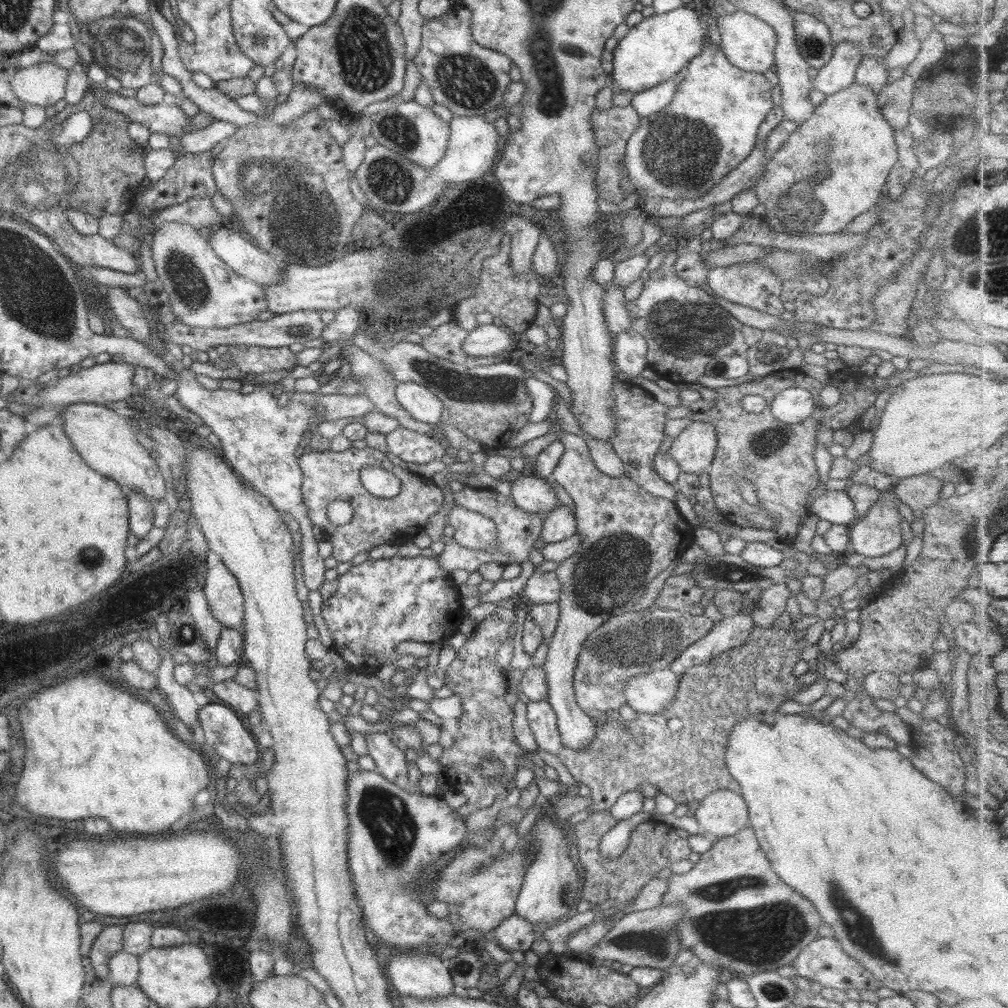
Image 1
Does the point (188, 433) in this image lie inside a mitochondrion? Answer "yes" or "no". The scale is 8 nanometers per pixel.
no

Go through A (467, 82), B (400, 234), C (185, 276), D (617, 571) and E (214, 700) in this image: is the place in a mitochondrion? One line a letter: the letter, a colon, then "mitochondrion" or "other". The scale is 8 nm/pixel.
A: mitochondrion
B: other
C: mitochondrion
D: mitochondrion
E: other

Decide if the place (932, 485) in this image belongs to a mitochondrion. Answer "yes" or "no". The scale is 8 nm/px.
no

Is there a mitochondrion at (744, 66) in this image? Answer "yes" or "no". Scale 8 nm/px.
no

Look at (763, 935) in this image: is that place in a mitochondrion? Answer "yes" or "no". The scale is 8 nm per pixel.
yes

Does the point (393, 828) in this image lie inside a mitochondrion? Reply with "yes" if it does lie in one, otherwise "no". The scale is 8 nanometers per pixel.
yes

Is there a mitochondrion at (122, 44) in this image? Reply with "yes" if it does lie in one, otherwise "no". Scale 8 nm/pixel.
yes

